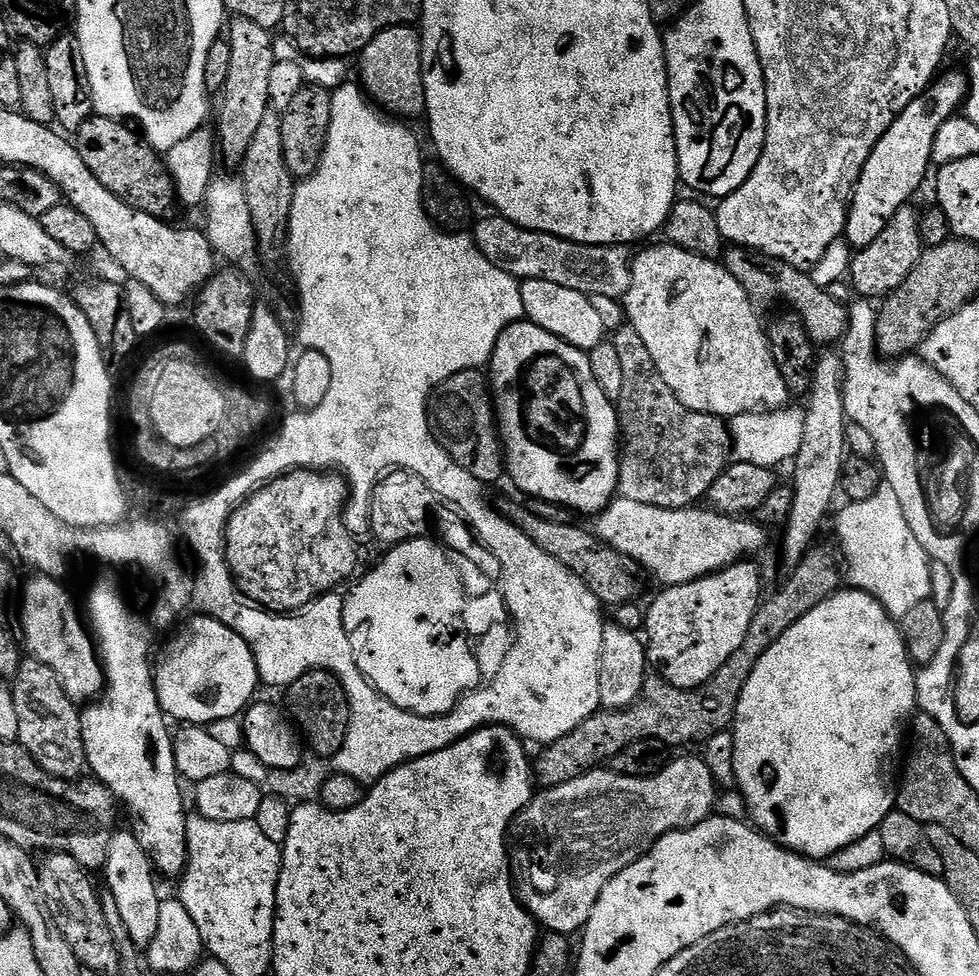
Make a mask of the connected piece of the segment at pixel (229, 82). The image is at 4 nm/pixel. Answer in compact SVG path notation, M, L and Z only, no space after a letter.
M232 16L226 28L226 39L230 46L230 74L226 74L226 82L218 93L220 113L216 116L216 124L214 123L214 136L223 162L225 160L233 166L243 164L246 150L250 147L250 138L254 138L259 123L270 111L270 73L278 59L272 36L269 29L241 16Z

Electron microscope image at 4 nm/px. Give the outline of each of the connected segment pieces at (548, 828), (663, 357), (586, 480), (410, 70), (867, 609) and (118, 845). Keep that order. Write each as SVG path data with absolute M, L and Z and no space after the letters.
M680 756L677 760L676 757L669 759L667 766L661 772L646 778L630 778L611 770L597 770L582 774L582 778L574 778L574 782L566 782L562 786L537 791L533 795L532 801L513 818L512 826L508 830L508 861L512 864L512 883L516 889L516 896L541 929L549 932L560 932L563 936L571 937L572 932L579 933L586 927L602 890L614 877L622 874L622 870L626 870L626 866L638 862L638 858L646 855L654 846L654 842L658 842L658 838L662 838L667 832L678 832L685 828L693 828L698 826L698 822L707 820L709 816L713 815L715 808L712 807L715 804L716 780L712 777L707 762L699 760L696 756Z
M667 242L659 243L645 252L635 253L630 286L622 303L627 323L638 330L666 386L674 390L682 406L721 418L783 409L790 400L788 384L782 382L782 374L778 374L778 366L774 366L765 325L762 320L760 324L757 305L746 294L742 282L738 282L723 263L715 264L712 261L715 259L687 252Z
M525 318L517 324L511 324L498 338L494 346L494 354L490 361L490 391L494 397L494 411L498 421L498 431L504 449L506 472L512 480L528 496L537 496L548 504L561 504L564 508L573 508L576 512L592 512L599 514L612 503L618 492L618 474L620 473L620 450L618 441L620 438L620 419L616 417L616 405L598 386L598 378L594 378L594 370L590 370L590 358L587 352L580 348L570 346L562 338L550 334L550 330L542 330L542 326L532 323Z
M405 26L382 30L358 53L358 61L360 60L359 83L362 85L363 91L370 97L371 103L383 109L389 117L423 117L425 115L423 49L421 33L415 27Z
M841 590L826 602L814 606L814 610L806 614L806 618L798 618L798 622L794 622L794 626L790 626L790 630L786 630L786 634L782 634L782 638L774 641L770 650L766 650L766 654L758 658L758 666L754 666L750 678L746 678L746 686L742 686L742 698L738 698L736 717L732 720L732 772L736 775L736 784L744 795L745 806L748 807L747 819L783 848L789 848L790 851L817 862L827 861L828 857L842 850L842 846L850 846L850 842L858 842L858 838L877 831L880 823L896 808L902 749L906 744L910 721L918 708L917 675L917 669L904 645L899 623L870 594Z
M116 830L109 835L102 875L108 879L107 895L118 902L118 914L122 914L122 922L132 941L138 946L151 944L162 923L162 896L156 893L157 873L131 831Z

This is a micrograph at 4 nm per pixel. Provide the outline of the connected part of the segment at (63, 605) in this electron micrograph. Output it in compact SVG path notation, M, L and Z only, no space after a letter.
M36 574L33 577L20 600L18 632L22 637L23 647L31 659L54 670L58 682L62 684L62 690L66 690L68 697L77 706L87 705L103 693L106 683L104 665L100 662L97 645L81 613L80 616L76 613L71 594L60 585L61 581L54 576Z

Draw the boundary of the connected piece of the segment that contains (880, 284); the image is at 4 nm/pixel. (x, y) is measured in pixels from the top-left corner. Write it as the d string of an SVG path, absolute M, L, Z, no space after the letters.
M912 206L900 208L894 214L894 218L890 218L886 230L882 230L882 234L878 234L878 238L874 238L870 246L859 249L853 255L850 281L852 280L852 288L857 292L857 297L883 298L898 290L902 282L906 282L906 274L914 270L921 252L925 249L918 234L919 225L920 212L917 209L912 209Z

